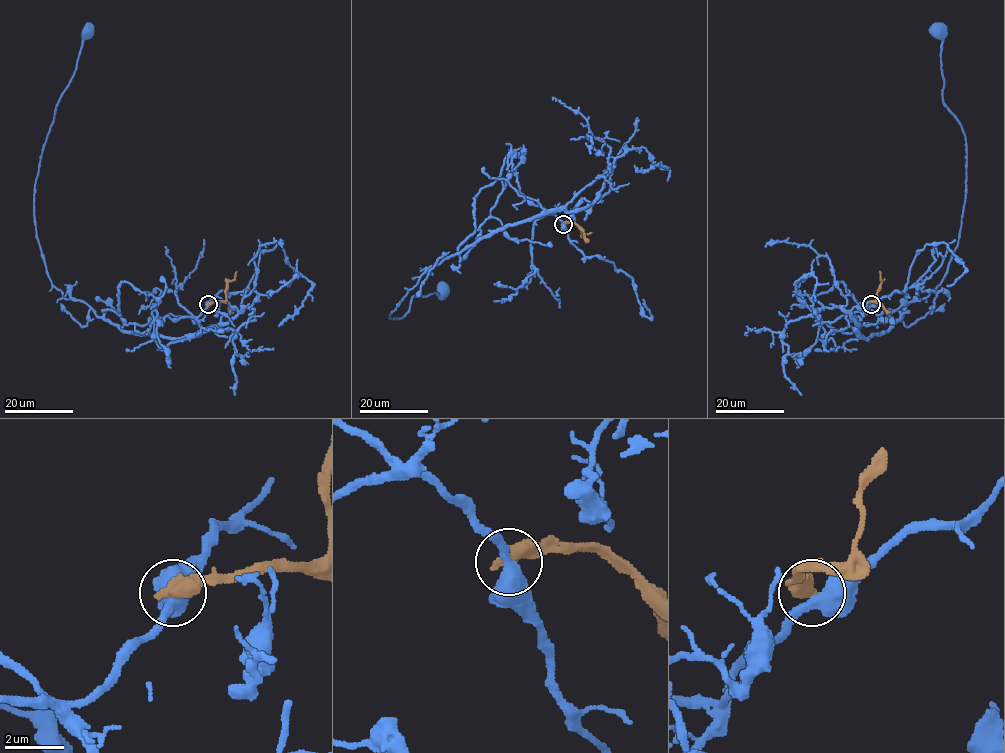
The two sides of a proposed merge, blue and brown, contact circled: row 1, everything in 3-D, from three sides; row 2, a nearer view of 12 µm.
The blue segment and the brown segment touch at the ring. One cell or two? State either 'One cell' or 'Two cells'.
Two cells

